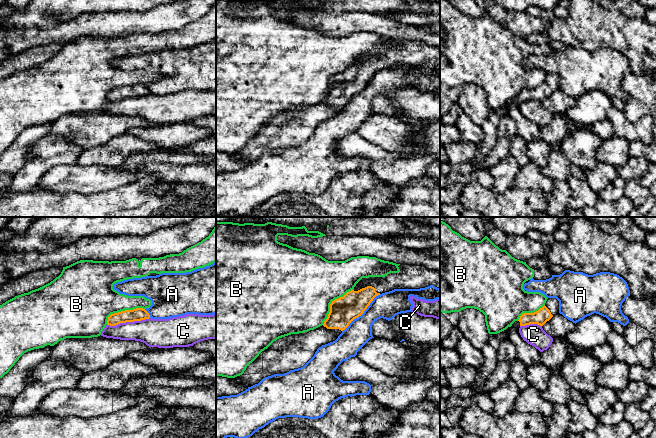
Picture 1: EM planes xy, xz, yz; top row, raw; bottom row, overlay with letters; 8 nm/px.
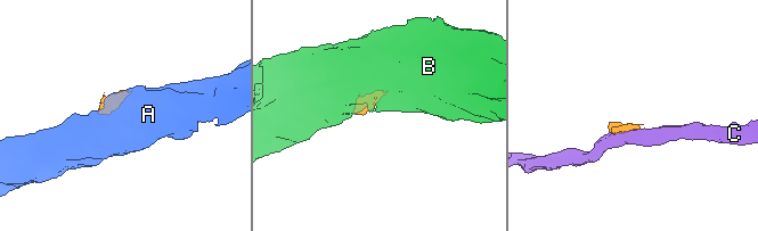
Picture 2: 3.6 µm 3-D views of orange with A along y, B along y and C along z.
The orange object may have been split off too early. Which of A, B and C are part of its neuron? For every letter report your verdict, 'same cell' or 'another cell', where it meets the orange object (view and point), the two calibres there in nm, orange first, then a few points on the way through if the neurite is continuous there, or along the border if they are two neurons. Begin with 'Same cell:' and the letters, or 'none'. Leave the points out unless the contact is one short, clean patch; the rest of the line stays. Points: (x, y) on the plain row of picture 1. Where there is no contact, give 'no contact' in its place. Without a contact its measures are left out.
Same cell: none
A: another cell | xz (362, 89) | 220/220 nm | along xz (380, 70), (342, 107)
B: another cell | xz (331, 79) | 220/500 nm
C: another cell | xy (128, 97) | 110/220 nm | along xy (149, 93), (143, 96), (108, 101)

